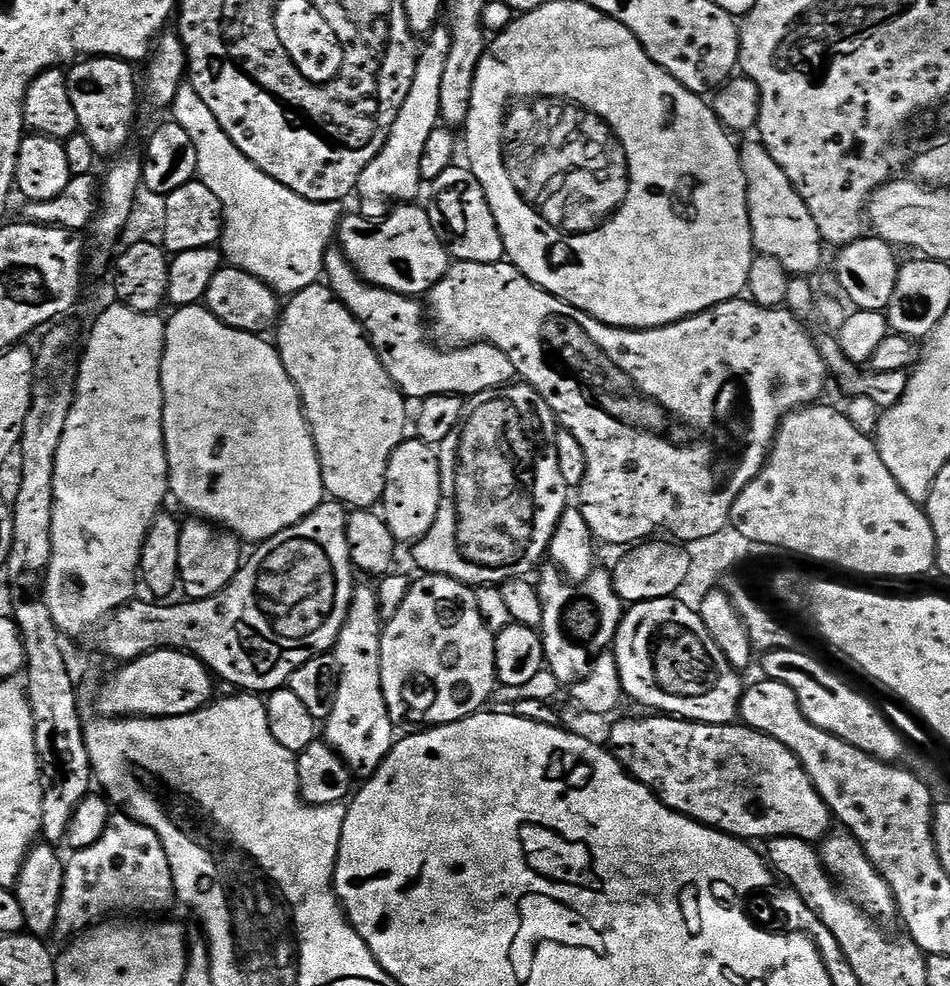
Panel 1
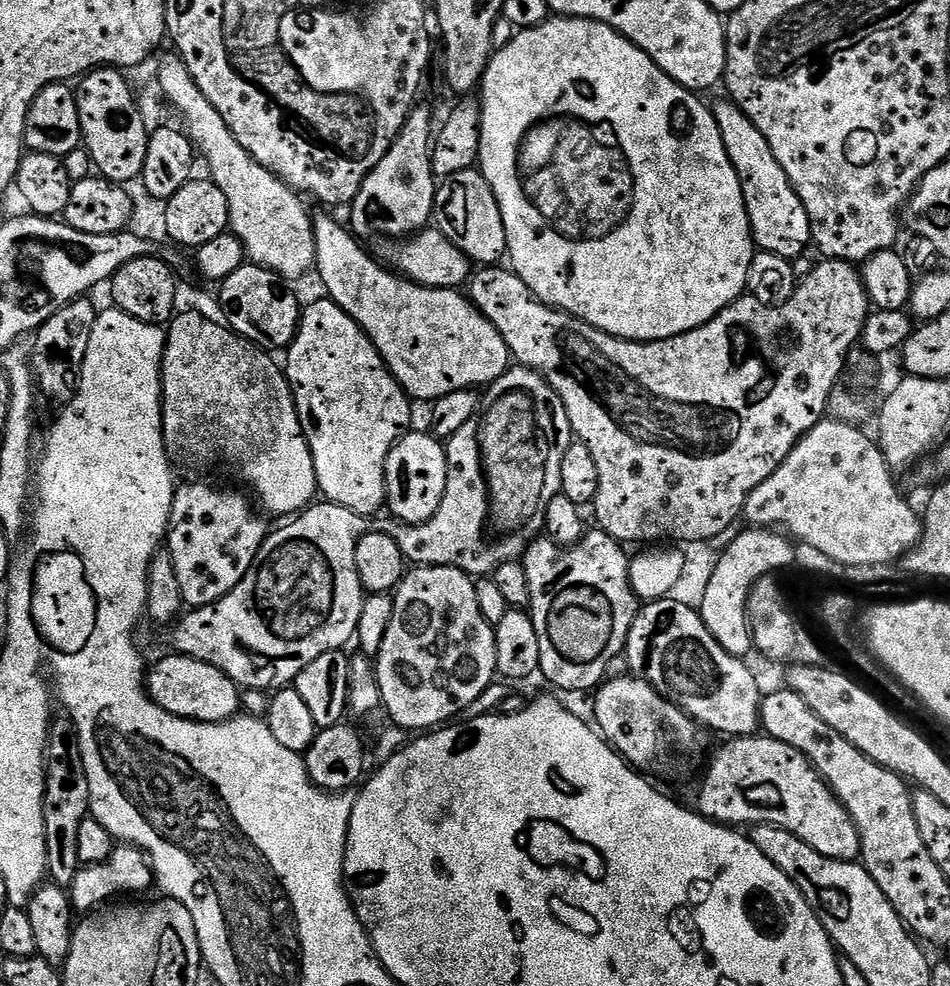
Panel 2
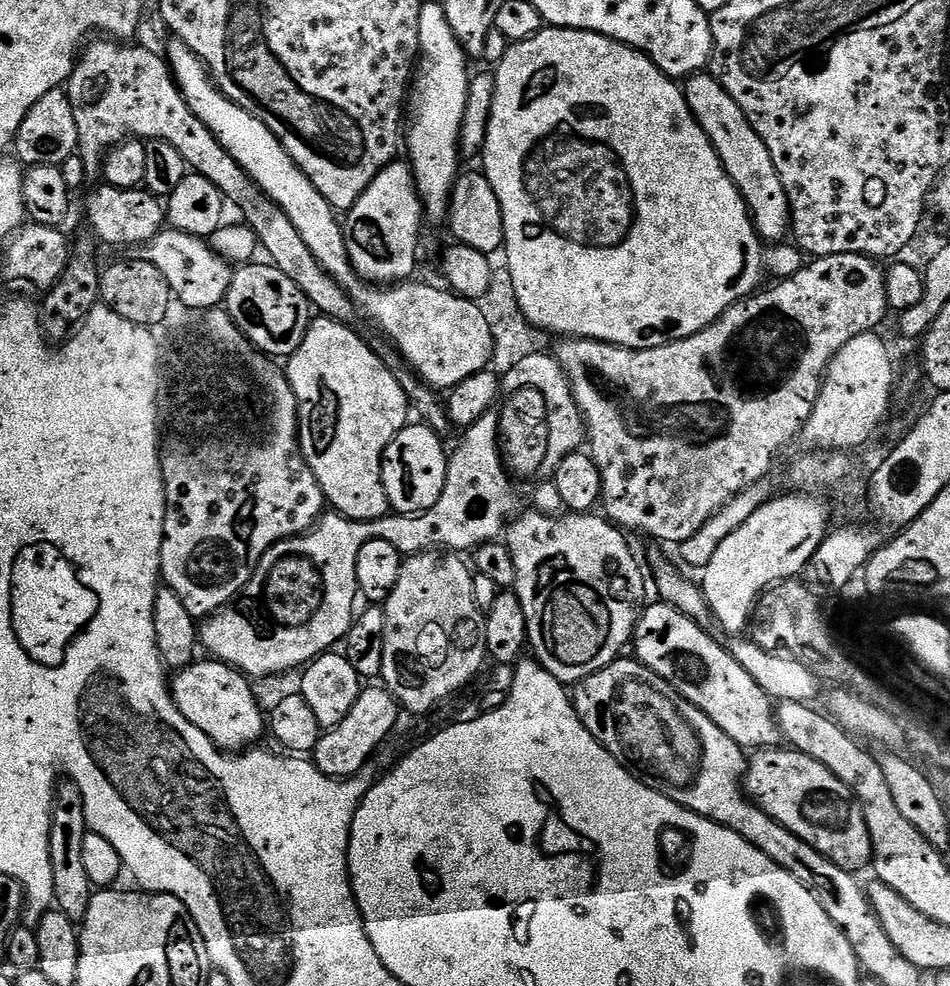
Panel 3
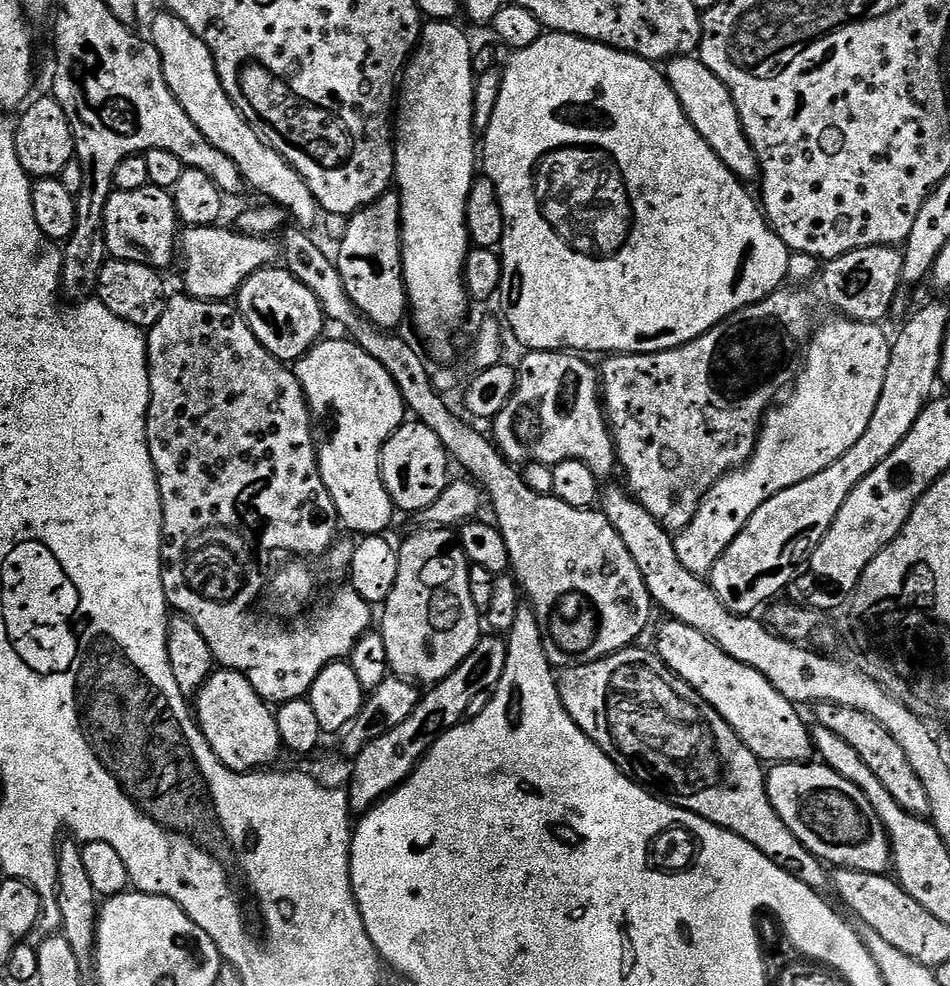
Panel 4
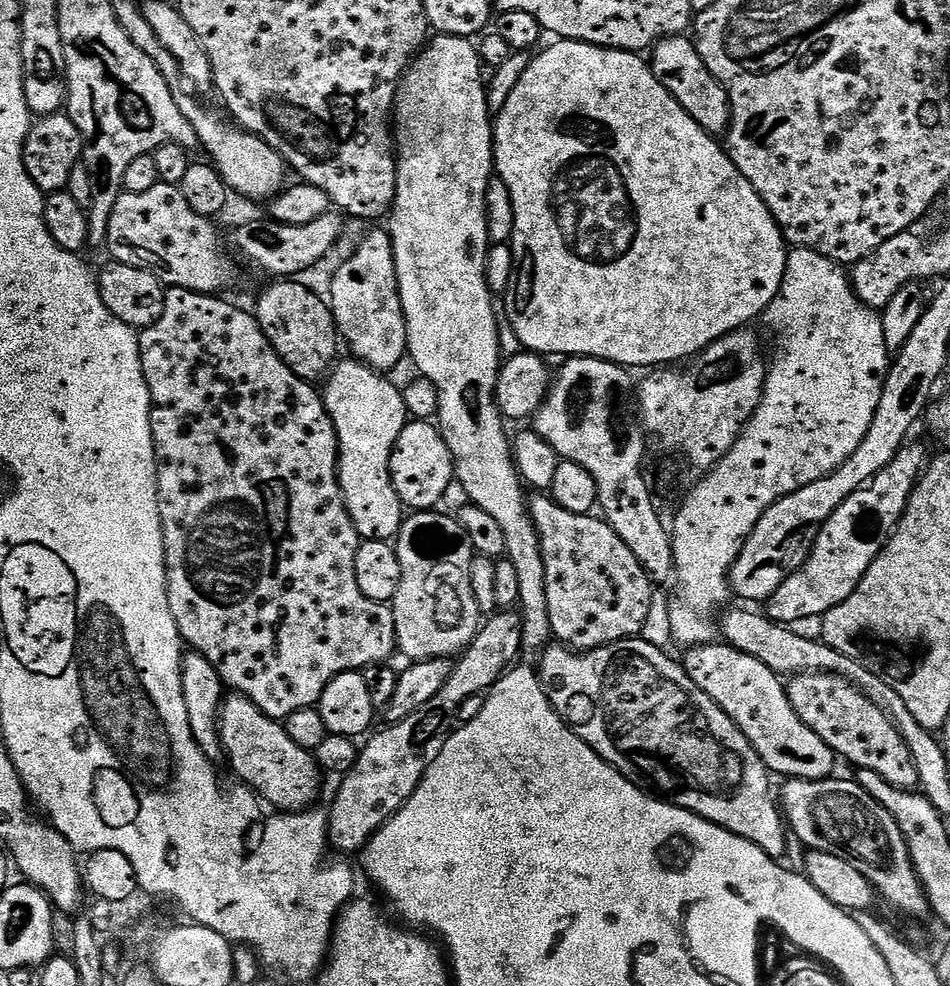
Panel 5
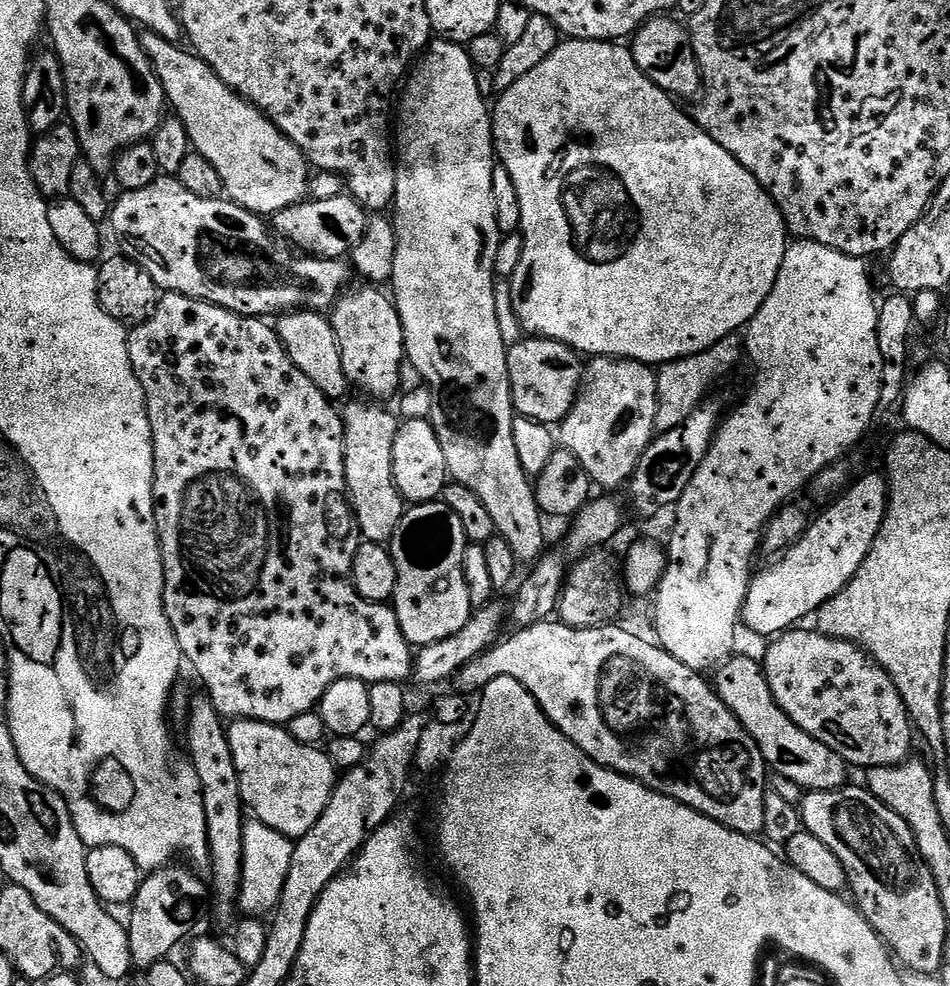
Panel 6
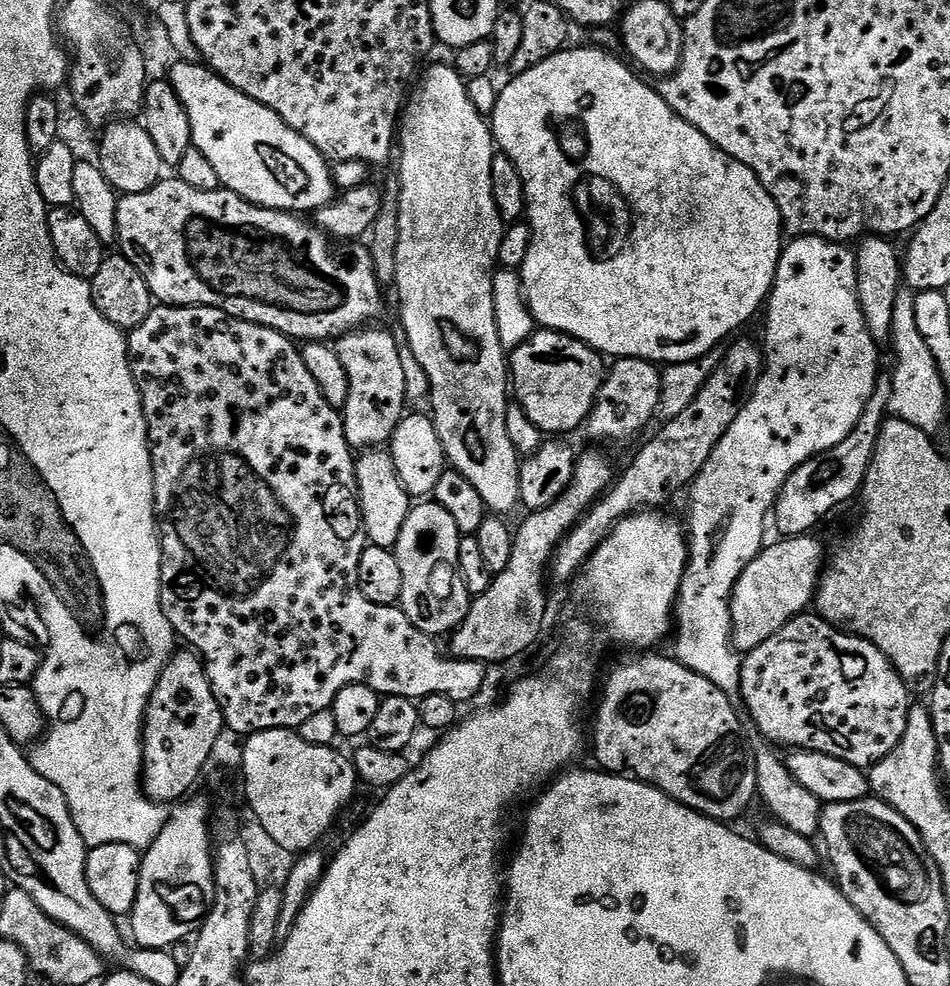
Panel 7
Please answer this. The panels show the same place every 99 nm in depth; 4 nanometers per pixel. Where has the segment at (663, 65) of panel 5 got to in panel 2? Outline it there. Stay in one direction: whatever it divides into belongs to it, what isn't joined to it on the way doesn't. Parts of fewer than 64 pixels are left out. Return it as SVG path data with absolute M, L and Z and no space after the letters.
M723 99L716 105L713 103L710 111L716 120L724 152L732 163L732 171L740 180L742 207L748 215L748 227L755 247L762 252L784 256L788 261L803 257L812 244L812 223L806 214L806 206L802 206L786 178L786 170L778 166L778 158L774 158L770 142L762 138L762 130L758 130L758 126L754 126L754 122L750 122L748 115L731 99Z

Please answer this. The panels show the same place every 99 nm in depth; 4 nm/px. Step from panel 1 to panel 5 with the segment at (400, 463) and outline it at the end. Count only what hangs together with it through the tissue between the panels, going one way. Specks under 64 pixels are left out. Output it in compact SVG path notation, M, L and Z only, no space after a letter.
M435 423L405 424L402 434L398 434L398 442L390 458L390 470L394 490L398 490L400 500L408 510L432 510L454 484L452 455L446 442L440 437L440 429Z

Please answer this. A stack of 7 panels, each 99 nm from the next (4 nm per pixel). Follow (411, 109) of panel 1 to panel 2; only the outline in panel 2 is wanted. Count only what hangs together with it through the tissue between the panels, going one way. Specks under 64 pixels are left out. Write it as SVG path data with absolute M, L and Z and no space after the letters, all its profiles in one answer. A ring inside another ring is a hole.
M413 107L390 150L374 166L352 199L350 228L361 241L396 240L411 237L429 227L436 210L438 178L432 173L434 124L428 108ZM400 236L400 237L399 237Z

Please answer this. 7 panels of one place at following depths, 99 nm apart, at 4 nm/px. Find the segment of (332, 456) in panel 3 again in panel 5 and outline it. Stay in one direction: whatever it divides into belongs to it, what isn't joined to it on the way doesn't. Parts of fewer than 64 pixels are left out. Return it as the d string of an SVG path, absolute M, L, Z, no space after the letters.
M355 358L341 359L329 371L323 381L322 395L324 405L334 422L336 431L336 447L338 449L338 475L340 489L344 495L344 505L356 527L356 533L361 540L386 540L395 541L400 533L400 528L406 519L406 509L400 500L398 490L394 490L390 458L394 446L398 442L398 434L402 434L405 424L409 423L408 404L404 396L388 381L387 375L361 364Z

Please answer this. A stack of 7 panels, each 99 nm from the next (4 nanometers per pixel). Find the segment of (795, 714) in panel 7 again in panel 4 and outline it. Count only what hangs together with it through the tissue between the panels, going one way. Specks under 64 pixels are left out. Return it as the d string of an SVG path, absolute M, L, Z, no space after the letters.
M821 703L815 712L815 723L826 730L832 730L838 738L842 738L842 742L847 742L858 753L858 758L862 758L862 762L870 766L874 778L878 778L878 782L882 782L882 786L886 786L886 790L894 794L894 802L898 802L898 806L902 806L907 812L913 812L915 816L927 817L930 801L918 774L914 774L914 766L910 766L902 746L898 746L898 742L890 738L889 732L882 730L882 726L878 726L874 718L870 718L870 714L825 703Z

